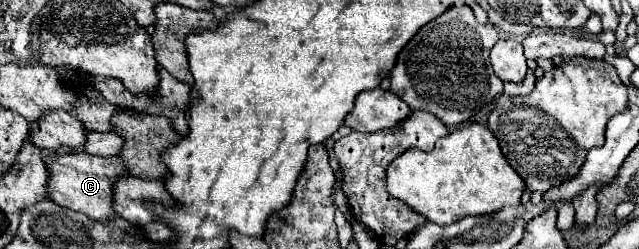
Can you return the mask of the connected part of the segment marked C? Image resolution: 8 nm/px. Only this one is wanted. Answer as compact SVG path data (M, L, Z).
M85 151L81 153L69 153L69 155L51 155L43 153L43 161L49 169L49 181L47 181L47 197L67 209L85 213L87 217L95 221L107 221L113 217L113 183L125 175L125 163L117 157L105 159L105 157L95 157Z

